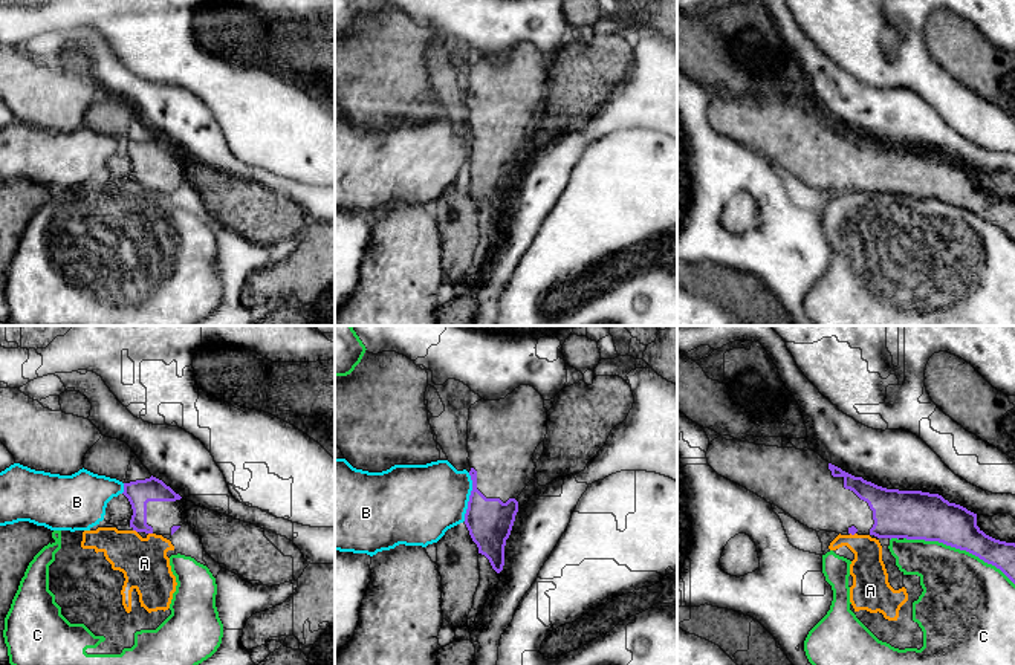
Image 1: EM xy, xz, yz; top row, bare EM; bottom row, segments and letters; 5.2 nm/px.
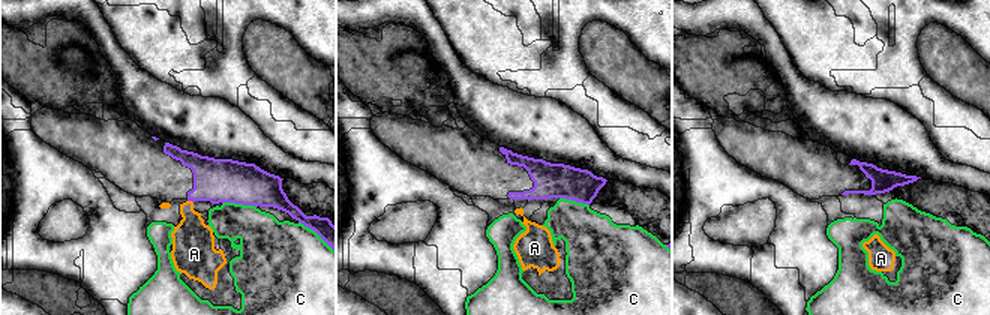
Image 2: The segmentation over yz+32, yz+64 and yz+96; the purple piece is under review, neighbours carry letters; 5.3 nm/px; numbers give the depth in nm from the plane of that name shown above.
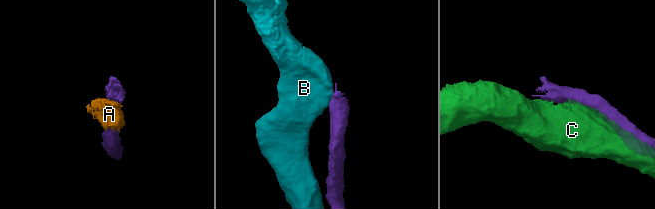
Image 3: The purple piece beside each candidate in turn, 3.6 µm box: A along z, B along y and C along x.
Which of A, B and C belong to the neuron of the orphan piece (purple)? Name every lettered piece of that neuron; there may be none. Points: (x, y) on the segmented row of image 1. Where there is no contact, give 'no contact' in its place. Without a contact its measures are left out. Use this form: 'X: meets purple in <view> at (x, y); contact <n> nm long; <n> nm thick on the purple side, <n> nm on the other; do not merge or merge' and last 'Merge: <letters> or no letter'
A: meets purple in xy at (135, 529); contact 30 nm long; 140 nm thick on the purple side, 260 nm on the other; do not merge
B: meets purple in xz at (470, 497); contact 260 nm long; 240 nm thick on the purple side, 400 nm on the other; do not merge
C: meets purple in yz at (959, 548); contact 650 nm long; 240 nm thick on the purple side, 420 nm on the other; do not merge
Merge: no letter

